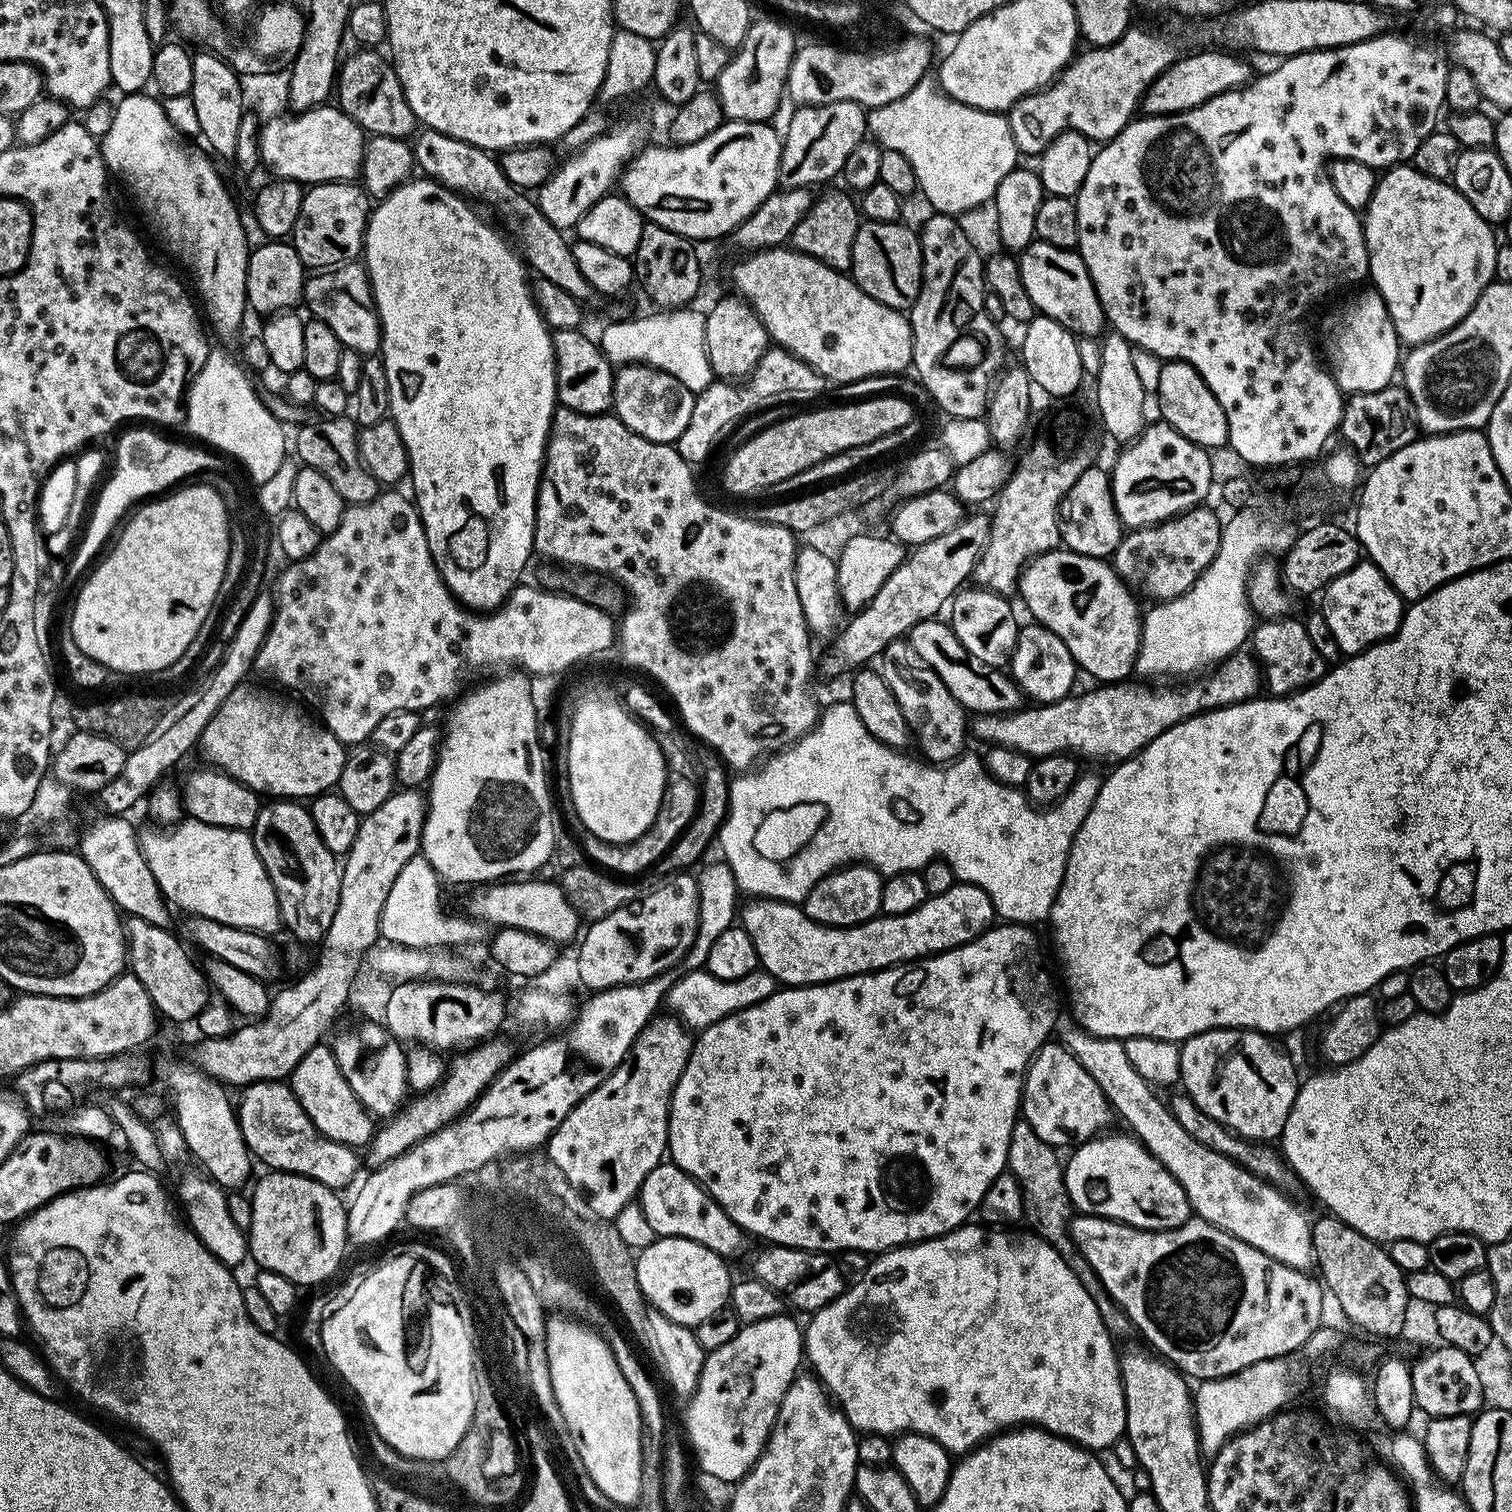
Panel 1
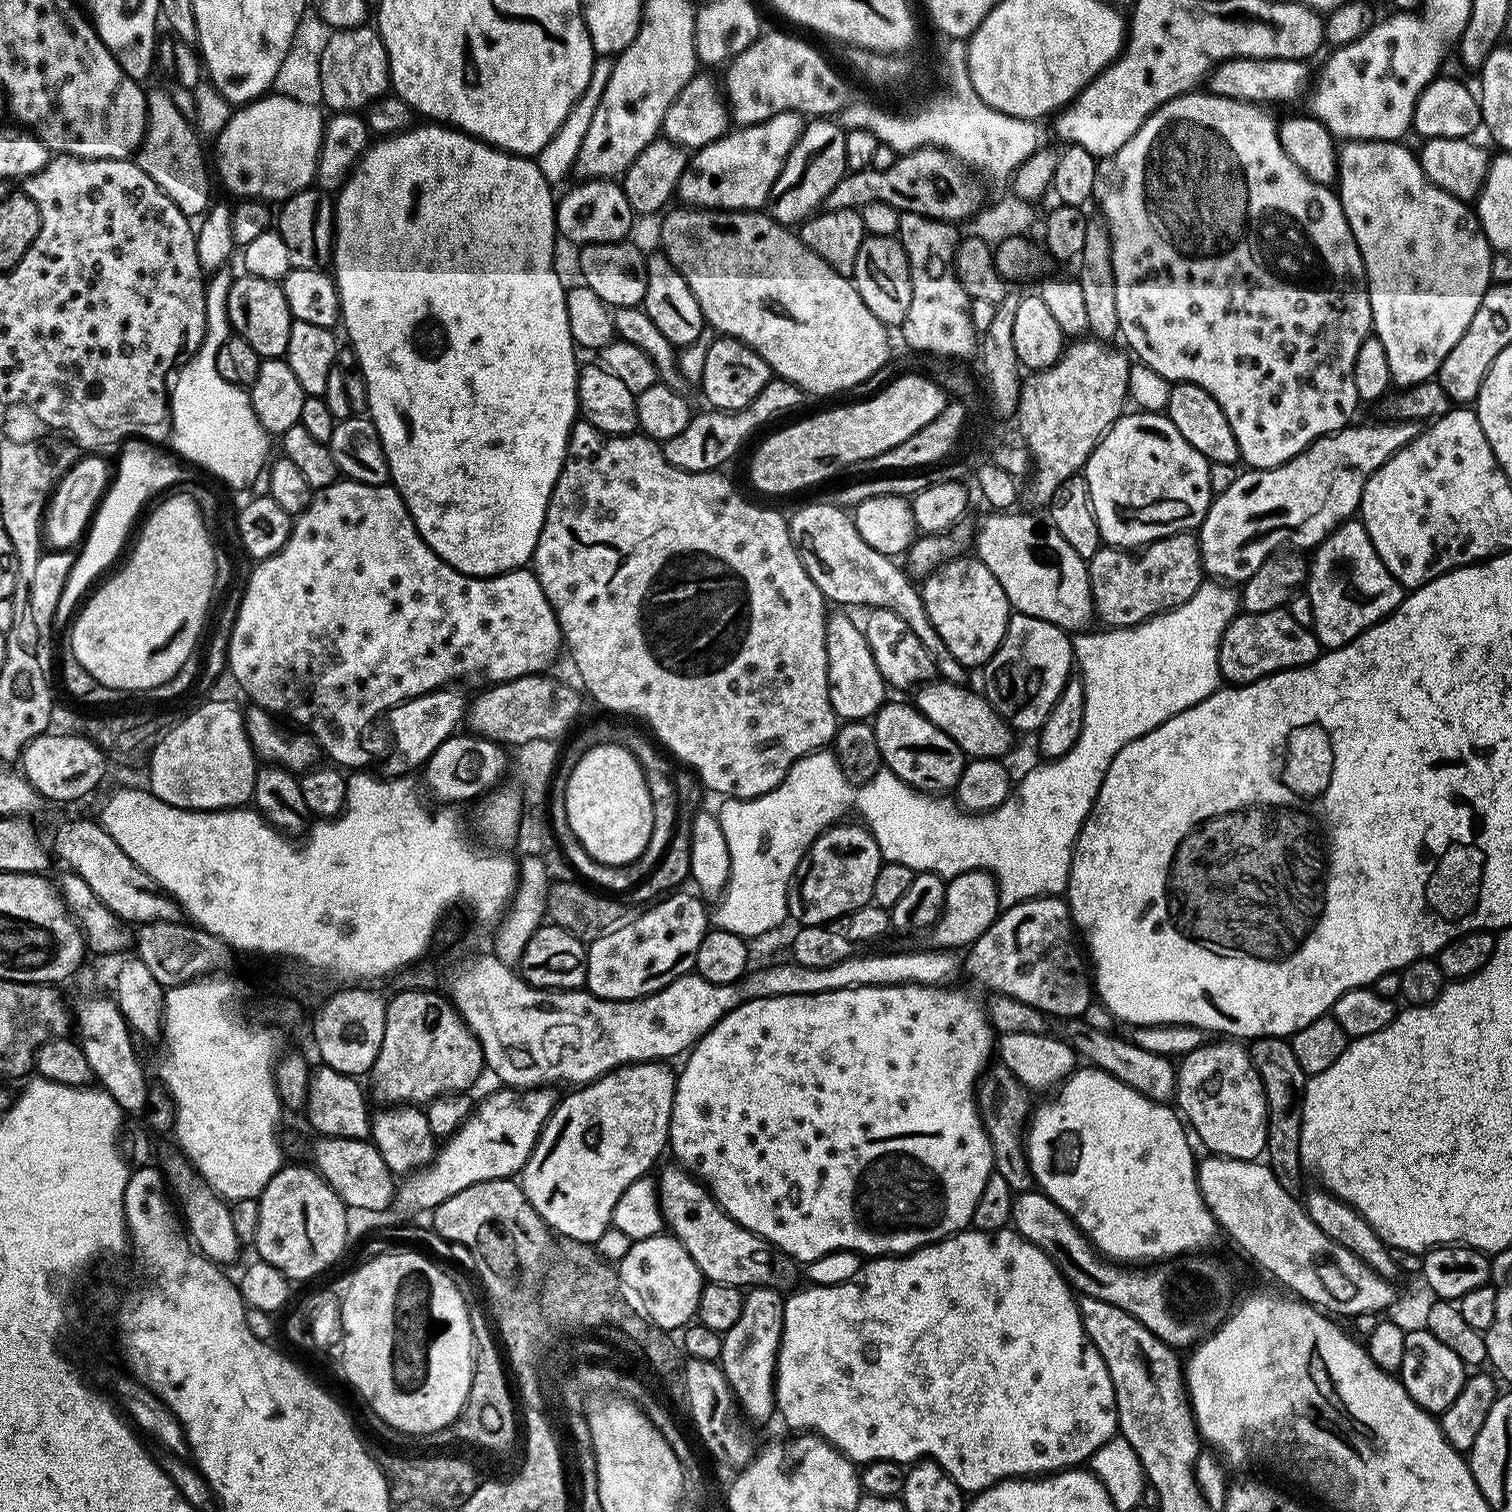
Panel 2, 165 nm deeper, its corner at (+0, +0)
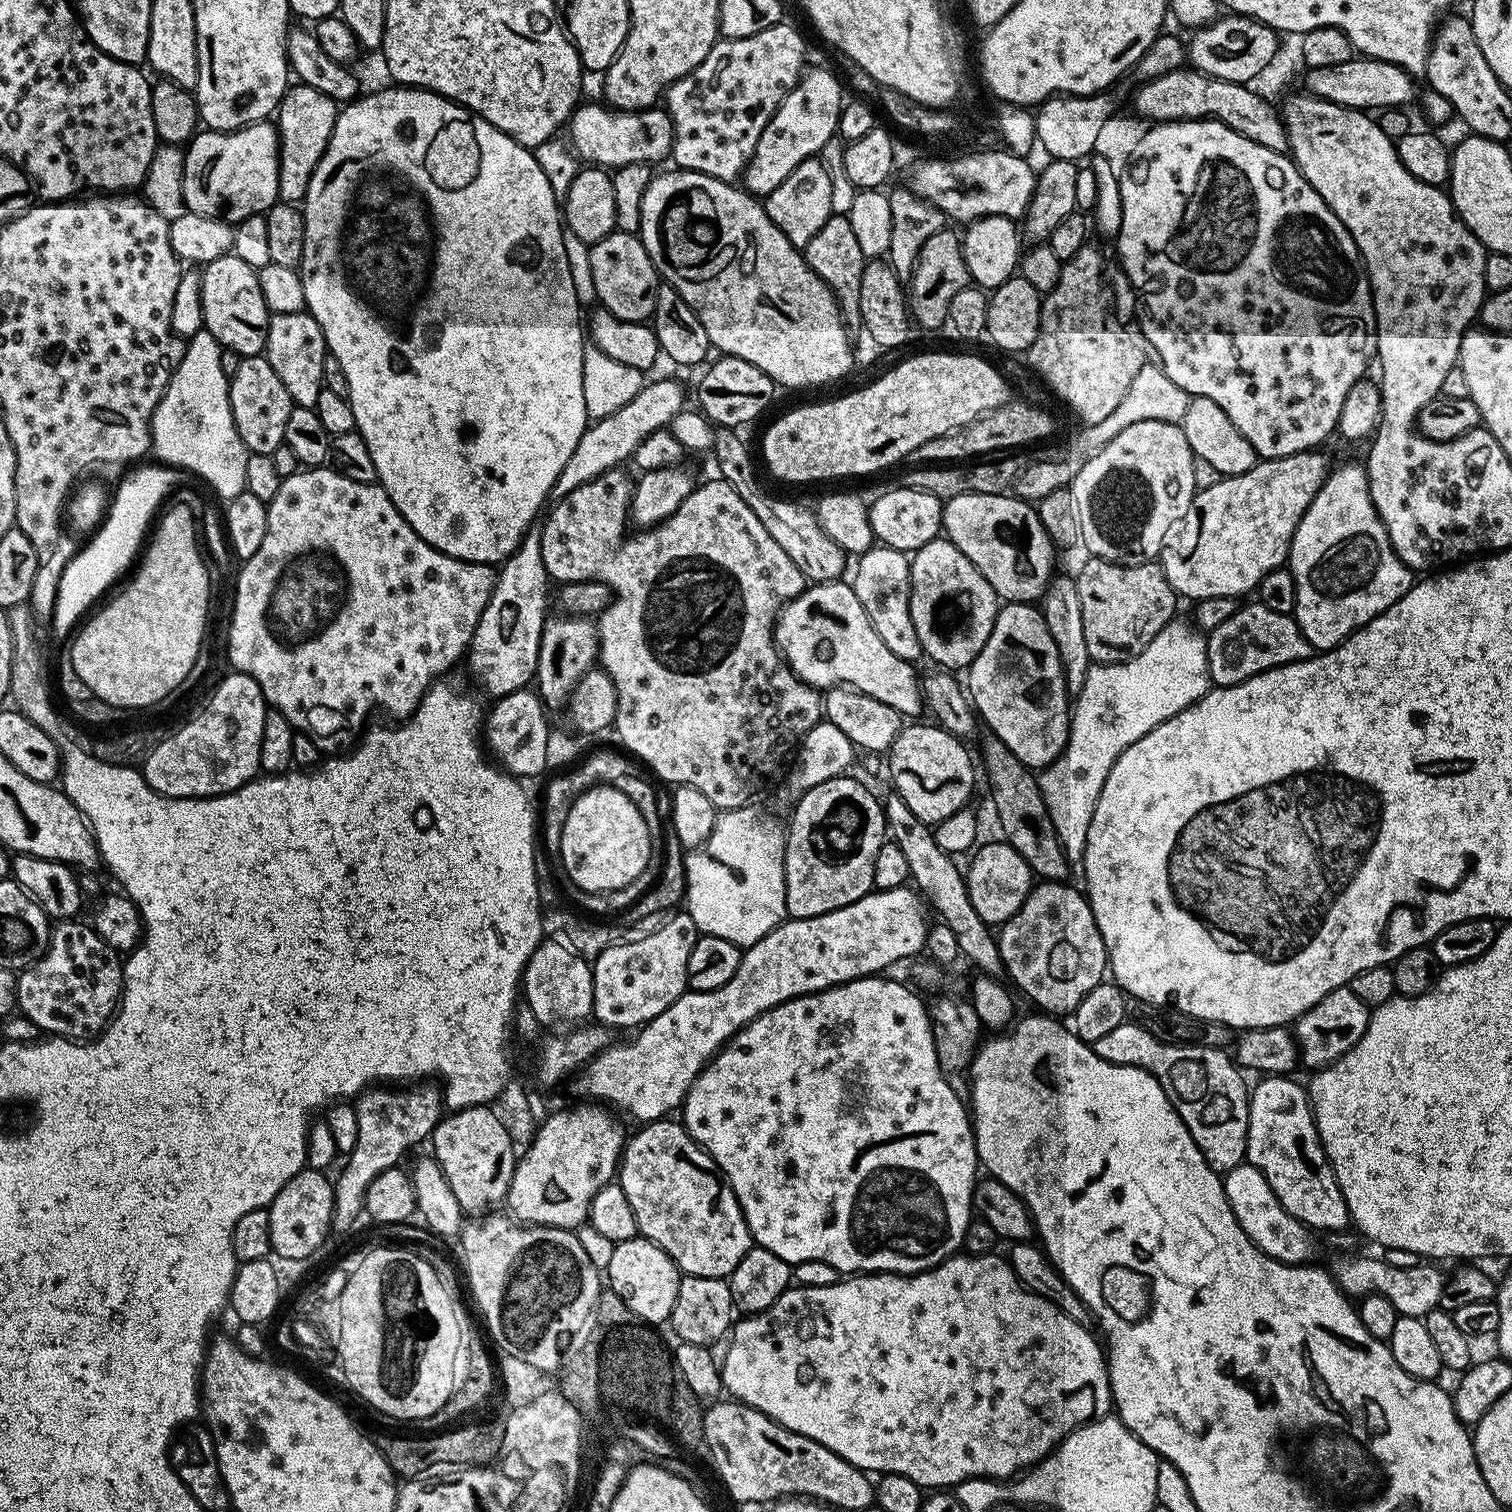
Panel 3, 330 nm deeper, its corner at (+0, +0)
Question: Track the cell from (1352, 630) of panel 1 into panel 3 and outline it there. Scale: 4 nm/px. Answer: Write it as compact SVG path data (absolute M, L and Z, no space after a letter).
M1344 464L1329 471L1324 485L1302 514L1288 546L1286 568L1296 584L1294 619L1313 649L1327 650L1341 644L1347 636L1382 614L1405 596L1414 583L1413 569L1403 564L1392 549L1386 526L1372 501L1368 474L1356 464Z

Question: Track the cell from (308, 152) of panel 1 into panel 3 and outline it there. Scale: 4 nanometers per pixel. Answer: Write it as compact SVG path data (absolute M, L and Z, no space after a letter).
M257 122L235 132L213 132L200 130L187 141L184 152L184 208L199 216L223 218L229 222L239 222L248 216L267 213L280 195L280 149L278 132L271 123Z

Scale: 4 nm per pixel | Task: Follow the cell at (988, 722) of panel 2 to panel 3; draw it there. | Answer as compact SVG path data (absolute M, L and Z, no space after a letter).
M829 580L805 587L803 594L781 608L774 639L792 673L812 688L827 690L844 685L890 706L901 717L919 717L916 715L922 711L921 681L912 669L915 667L898 658L878 638L851 583Z

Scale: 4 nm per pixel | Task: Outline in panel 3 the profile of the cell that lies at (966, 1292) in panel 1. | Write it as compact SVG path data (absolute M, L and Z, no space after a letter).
M953 1254L947 1260L941 1262L936 1268L928 1268L924 1272L913 1272L911 1274L901 1274L899 1272L874 1272L871 1274L852 1274L847 1278L840 1278L837 1284L820 1284L817 1288L796 1288L789 1286L786 1291L779 1296L770 1306L761 1312L754 1312L737 1319L730 1329L730 1339L727 1341L728 1349L724 1352L724 1362L719 1365L720 1381L723 1384L723 1391L732 1395L729 1396L733 1401L748 1404L751 1408L756 1408L762 1414L766 1414L771 1420L777 1420L782 1426L802 1434L806 1438L814 1438L822 1446L834 1450L834 1454L841 1456L846 1462L858 1466L863 1472L869 1474L883 1474L885 1472L897 1472L910 1482L914 1482L919 1488L925 1490L948 1490L953 1486L960 1484L964 1480L999 1480L1007 1481L1017 1474L1023 1473L1034 1464L1040 1463L1045 1456L1049 1456L1055 1448L1062 1443L1074 1429L1087 1424L1089 1420L1095 1420L1101 1416L1109 1415L1113 1411L1112 1402L1112 1383L1108 1380L1108 1361L1106 1359L1105 1349L1101 1341L1096 1340L1087 1331L1085 1325L1074 1322L1061 1308L1051 1304L1046 1298L1034 1294L1028 1288L1021 1284L1020 1280L1014 1274L1014 1270L1008 1265L1007 1259L1003 1255L997 1254Z

